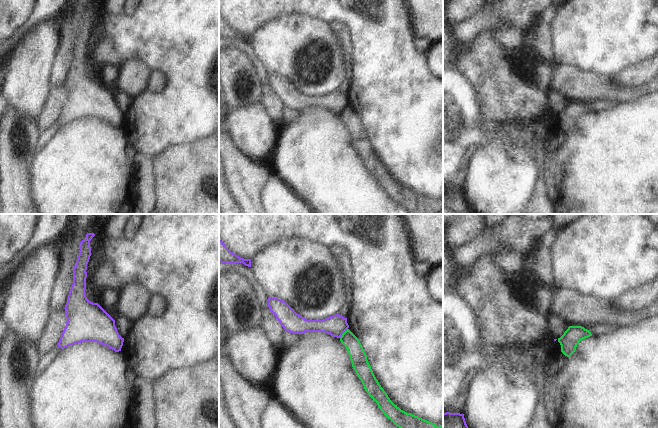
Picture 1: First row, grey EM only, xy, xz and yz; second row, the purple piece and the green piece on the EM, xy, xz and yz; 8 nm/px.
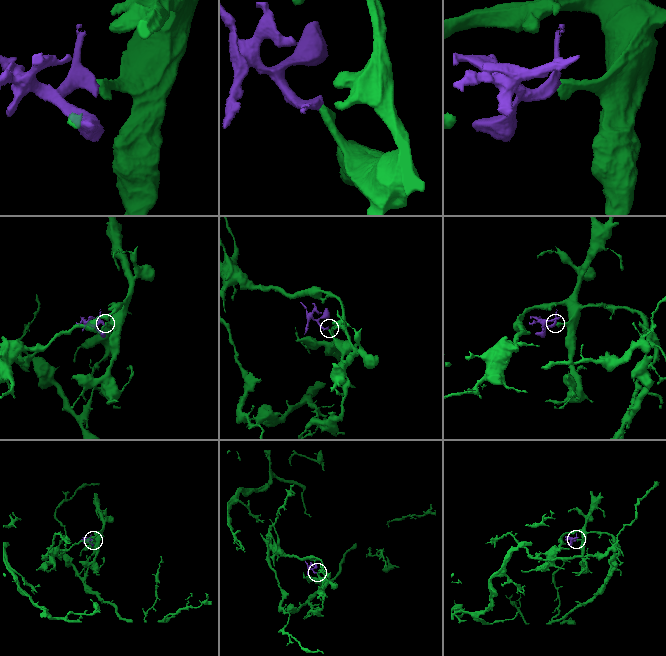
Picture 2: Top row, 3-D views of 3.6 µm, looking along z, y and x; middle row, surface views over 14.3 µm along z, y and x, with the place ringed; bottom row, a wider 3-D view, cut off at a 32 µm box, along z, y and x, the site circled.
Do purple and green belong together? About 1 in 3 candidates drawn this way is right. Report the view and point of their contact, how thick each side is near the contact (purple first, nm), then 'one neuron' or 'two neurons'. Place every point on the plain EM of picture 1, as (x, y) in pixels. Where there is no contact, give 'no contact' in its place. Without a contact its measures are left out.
xz (343, 108) | 170/140 nm | two neurons

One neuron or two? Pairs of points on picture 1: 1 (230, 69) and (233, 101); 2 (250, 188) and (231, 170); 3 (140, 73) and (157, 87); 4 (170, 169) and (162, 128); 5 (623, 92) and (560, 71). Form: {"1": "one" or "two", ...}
{"1": "one", "2": "one", "3": "two", "4": "two", "5": "one"}

